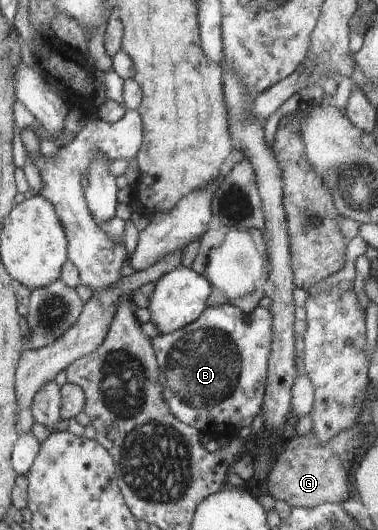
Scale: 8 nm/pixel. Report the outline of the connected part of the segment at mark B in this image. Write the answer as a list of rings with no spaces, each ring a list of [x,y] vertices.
[[[232,304],[207,306],[191,326],[180,328],[168,335],[157,335],[152,340],[161,369],[164,400],[180,421],[194,426],[200,430],[201,435],[207,434],[215,439],[233,439],[241,428],[251,426],[253,418],[262,412],[272,339],[273,312],[269,308],[257,305],[251,312],[244,313]]]

